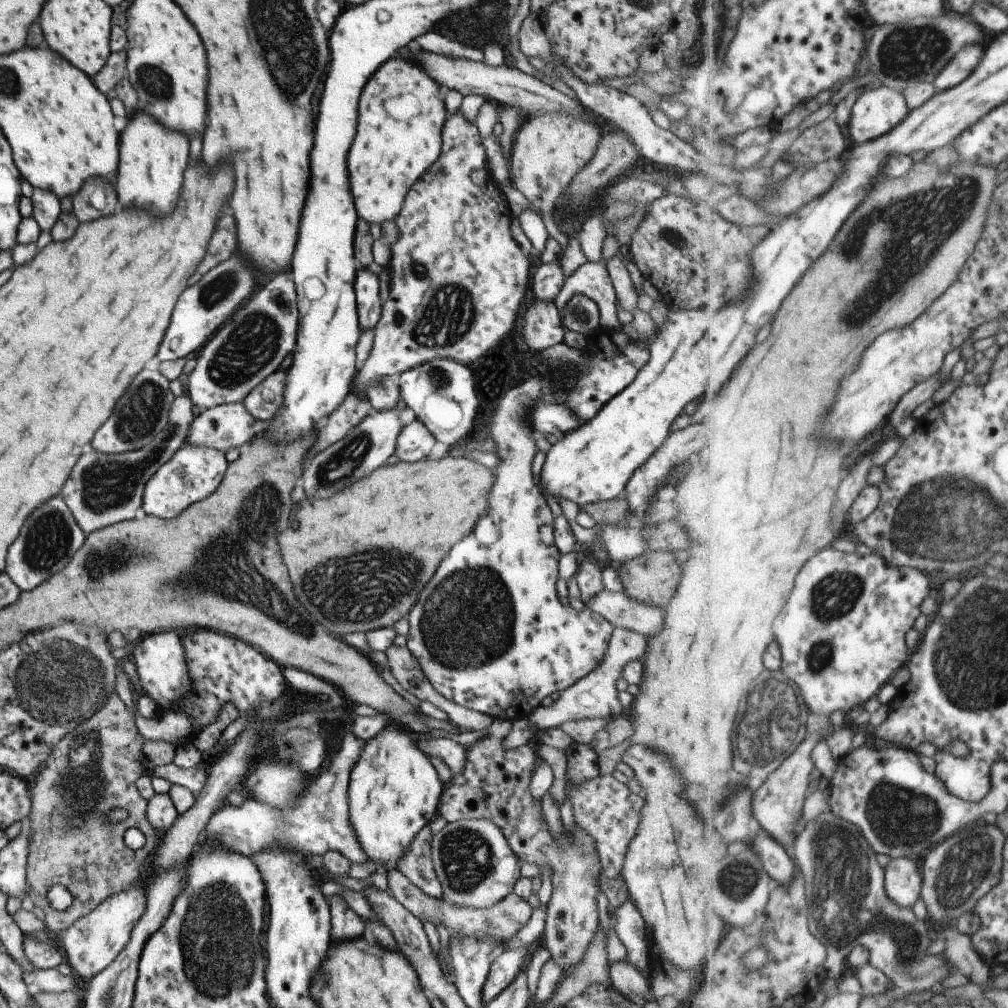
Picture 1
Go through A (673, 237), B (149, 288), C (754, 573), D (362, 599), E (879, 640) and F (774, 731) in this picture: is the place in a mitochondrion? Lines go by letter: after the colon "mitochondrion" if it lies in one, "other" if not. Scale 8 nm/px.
A: mitochondrion
B: other
C: other
D: mitochondrion
E: other
F: mitochondrion

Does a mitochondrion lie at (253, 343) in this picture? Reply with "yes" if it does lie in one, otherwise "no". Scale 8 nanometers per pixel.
yes

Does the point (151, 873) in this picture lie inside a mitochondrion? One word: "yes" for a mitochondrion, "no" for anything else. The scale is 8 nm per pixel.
no

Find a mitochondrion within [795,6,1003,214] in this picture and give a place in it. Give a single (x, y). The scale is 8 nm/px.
(911, 52)

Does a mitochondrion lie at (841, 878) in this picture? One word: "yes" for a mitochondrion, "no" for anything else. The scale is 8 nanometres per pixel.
yes

